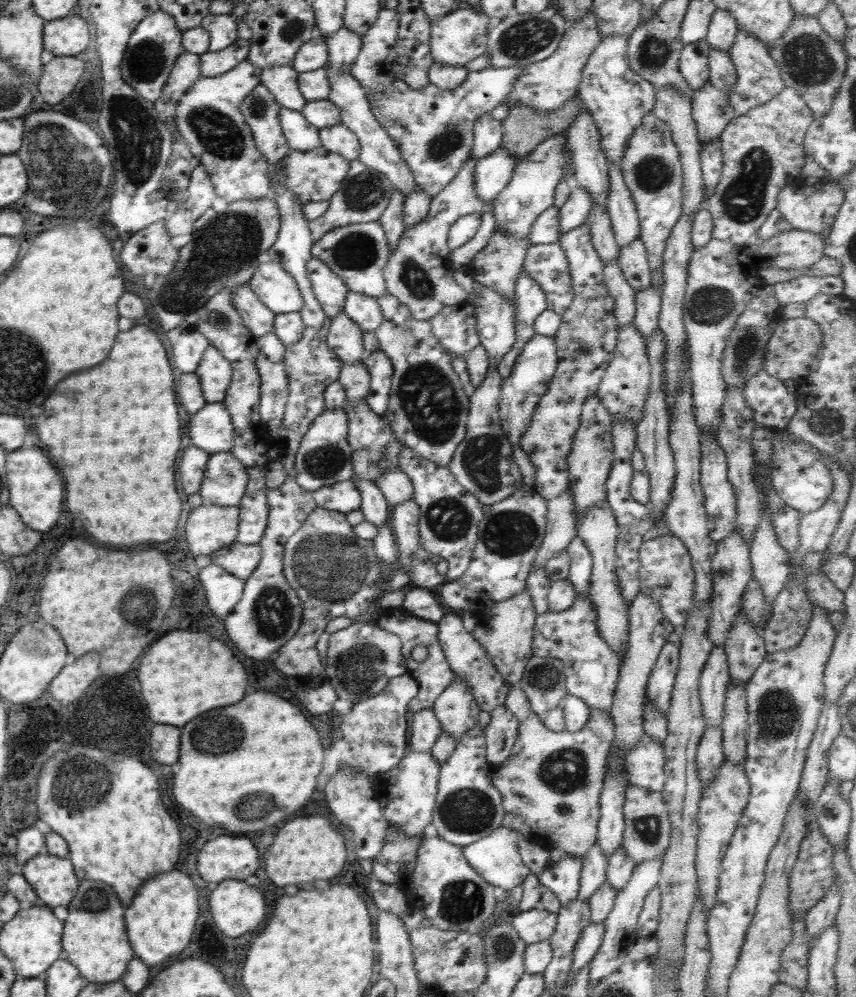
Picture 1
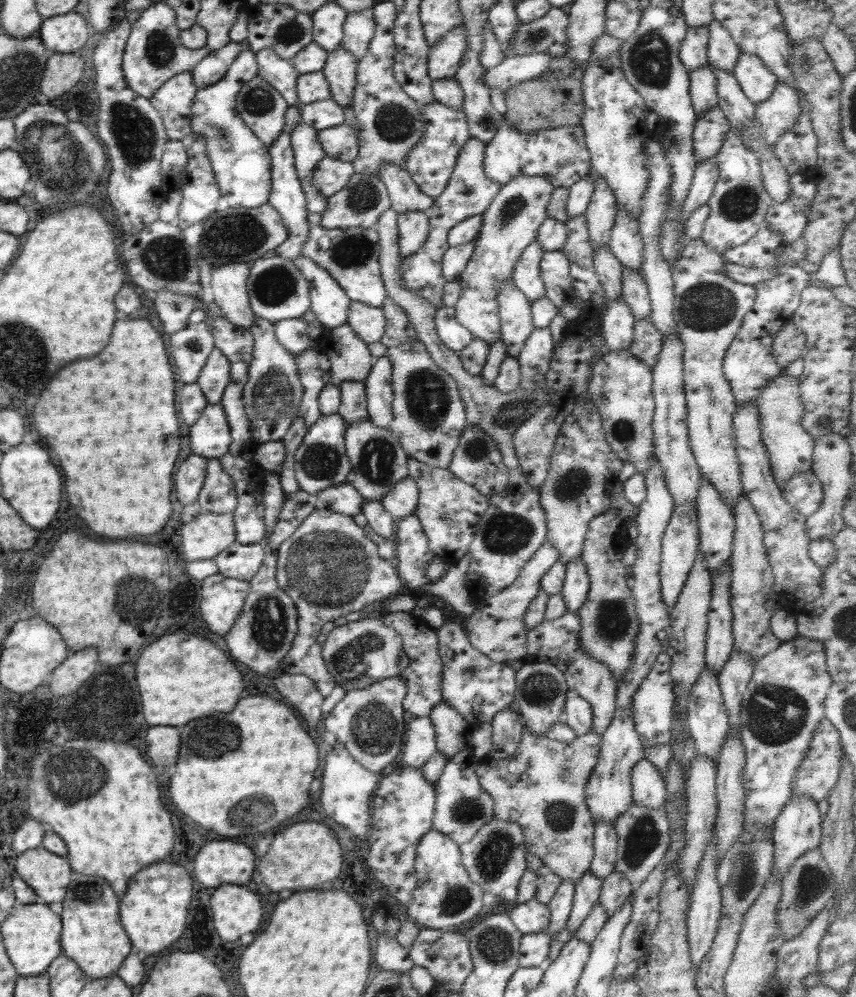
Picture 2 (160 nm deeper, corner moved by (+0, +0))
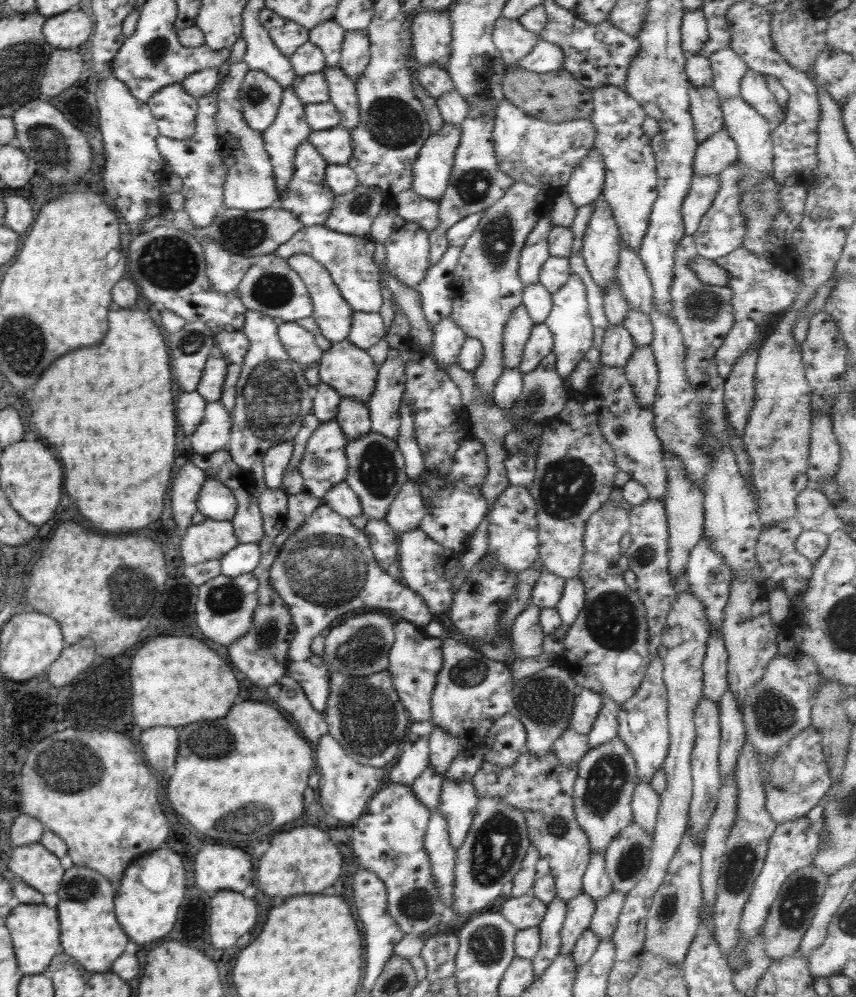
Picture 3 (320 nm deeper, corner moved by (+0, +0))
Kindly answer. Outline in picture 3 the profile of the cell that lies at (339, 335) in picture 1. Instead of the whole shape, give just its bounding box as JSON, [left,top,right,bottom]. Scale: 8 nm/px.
[319,338,378,404]

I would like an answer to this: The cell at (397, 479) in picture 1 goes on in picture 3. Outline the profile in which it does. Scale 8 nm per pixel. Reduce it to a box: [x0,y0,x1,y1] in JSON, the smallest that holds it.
[385,480,425,533]

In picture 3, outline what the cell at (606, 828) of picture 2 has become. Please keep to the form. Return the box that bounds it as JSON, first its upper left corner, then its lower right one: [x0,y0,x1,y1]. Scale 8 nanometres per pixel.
[583,850,613,903]

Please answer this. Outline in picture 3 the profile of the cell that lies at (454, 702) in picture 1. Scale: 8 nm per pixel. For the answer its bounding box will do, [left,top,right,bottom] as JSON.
[428,726,465,776]

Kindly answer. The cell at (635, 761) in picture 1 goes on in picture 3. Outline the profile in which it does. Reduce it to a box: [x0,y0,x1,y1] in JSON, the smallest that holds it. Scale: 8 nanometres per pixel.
[631,782,660,832]

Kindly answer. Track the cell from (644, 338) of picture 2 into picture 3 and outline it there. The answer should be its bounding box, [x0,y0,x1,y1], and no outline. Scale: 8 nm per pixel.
[623,346,658,407]

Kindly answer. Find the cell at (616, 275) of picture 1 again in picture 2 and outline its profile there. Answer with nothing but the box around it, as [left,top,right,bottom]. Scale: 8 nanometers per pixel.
[601,296,636,352]

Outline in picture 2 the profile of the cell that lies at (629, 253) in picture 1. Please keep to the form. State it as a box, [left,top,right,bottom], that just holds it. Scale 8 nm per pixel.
[621,267,651,321]

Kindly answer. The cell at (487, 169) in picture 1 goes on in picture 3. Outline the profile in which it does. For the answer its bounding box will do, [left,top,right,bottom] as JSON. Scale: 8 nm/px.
[493,98,596,190]

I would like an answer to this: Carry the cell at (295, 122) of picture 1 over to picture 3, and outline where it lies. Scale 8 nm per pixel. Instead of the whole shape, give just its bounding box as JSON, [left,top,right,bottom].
[276,138,335,228]

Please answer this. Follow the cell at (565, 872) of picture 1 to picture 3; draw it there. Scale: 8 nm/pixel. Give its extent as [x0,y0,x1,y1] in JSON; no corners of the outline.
[532,897,567,978]

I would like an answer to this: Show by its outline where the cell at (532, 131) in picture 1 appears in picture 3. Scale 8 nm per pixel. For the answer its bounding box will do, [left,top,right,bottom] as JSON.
[503,65,593,123]

